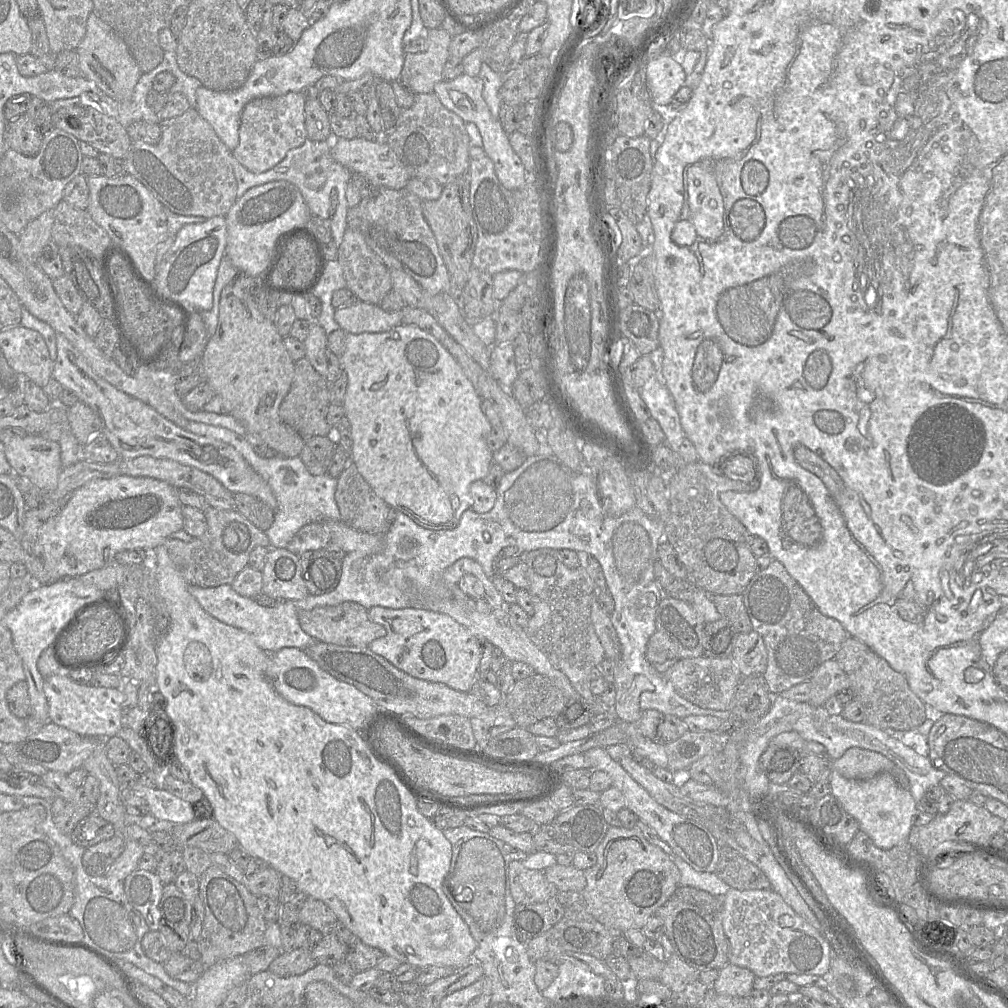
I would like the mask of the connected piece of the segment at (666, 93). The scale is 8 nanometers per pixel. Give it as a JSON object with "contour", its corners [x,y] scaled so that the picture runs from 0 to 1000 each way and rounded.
{"contour":[[[655,56],[641,64],[641,84],[650,108],[662,108],[682,73],[667,56]]]}

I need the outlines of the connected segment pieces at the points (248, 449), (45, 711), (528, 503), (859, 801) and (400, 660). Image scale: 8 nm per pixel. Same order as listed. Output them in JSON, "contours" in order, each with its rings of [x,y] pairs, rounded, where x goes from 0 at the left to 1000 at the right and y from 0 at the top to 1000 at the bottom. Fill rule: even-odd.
{"contours":[[[[187,418],[184,426],[191,431],[204,433],[218,437],[231,442],[269,483],[275,496],[275,504],[272,507],[272,518],[263,527],[268,537],[269,544],[284,544],[293,530],[303,521],[319,518],[320,516],[337,517],[337,508],[332,497],[334,474],[321,471],[310,471],[297,453],[285,454],[275,452],[272,454],[261,454],[256,452],[244,433],[237,433],[233,429],[198,419]],[[282,470],[290,472],[290,478],[281,477]]],[[[77,573],[61,574],[53,578],[36,580],[20,598],[4,612],[4,620],[10,625],[15,646],[22,656],[25,677],[31,695],[31,710],[40,717],[48,717],[49,700],[44,688],[44,673],[37,664],[41,648],[51,643],[58,629],[75,612],[85,600],[111,593],[92,580],[82,578]]],[[[539,445],[539,447],[533,451],[522,452],[521,457],[515,464],[507,468],[502,468],[494,484],[492,485],[492,489],[493,489],[493,494],[492,494],[491,500],[485,508],[474,509],[470,507],[468,504],[463,505],[462,507],[459,508],[454,521],[450,525],[445,525],[445,526],[423,525],[415,521],[410,515],[408,515],[405,511],[401,510],[400,508],[393,507],[392,515],[390,519],[388,520],[386,526],[381,530],[381,544],[377,548],[371,551],[368,551],[366,553],[361,553],[361,554],[364,554],[366,556],[368,555],[369,564],[371,565],[371,567],[373,567],[373,571],[376,571],[377,574],[378,574],[378,569],[383,567],[385,564],[396,563],[396,569],[400,568],[406,574],[406,576],[408,577],[408,580],[413,584],[415,588],[418,588],[419,591],[450,593],[447,590],[446,585],[443,583],[443,581],[439,577],[439,567],[441,566],[442,563],[447,562],[450,558],[452,558],[456,554],[464,553],[464,554],[470,555],[477,561],[481,569],[485,573],[489,573],[491,570],[491,566],[489,563],[489,557],[493,552],[495,552],[496,546],[502,542],[512,542],[518,549],[526,548],[528,546],[532,546],[535,544],[549,544],[553,546],[566,545],[572,548],[583,549],[587,551],[595,559],[596,563],[598,565],[602,582],[604,583],[607,589],[608,595],[609,595],[609,604],[605,610],[605,613],[611,625],[614,638],[615,638],[615,654],[629,670],[640,670],[649,681],[648,686],[639,686],[636,688],[635,694],[634,694],[636,703],[638,705],[643,704],[643,703],[650,703],[654,705],[655,707],[657,707],[658,709],[668,709],[675,713],[679,713],[680,711],[685,710],[685,709],[703,709],[703,710],[711,711],[715,714],[726,714],[726,707],[724,704],[714,705],[714,704],[696,702],[684,696],[679,691],[674,689],[672,686],[670,685],[669,681],[667,680],[667,678],[660,672],[659,670],[660,668],[653,667],[649,663],[649,661],[643,656],[641,652],[641,641],[642,641],[643,635],[647,631],[647,629],[652,625],[652,622],[651,622],[652,602],[659,591],[659,588],[657,584],[655,583],[654,577],[652,576],[649,570],[649,559],[652,556],[652,544],[655,538],[657,538],[659,534],[659,520],[646,515],[635,504],[631,502],[613,513],[607,513],[603,511],[598,505],[598,501],[594,494],[592,481],[591,481],[588,471],[583,466],[567,466],[566,464],[562,462],[547,446],[543,446],[543,445]]],[[[825,764],[822,779],[824,788],[834,797],[838,806],[850,814],[852,822],[861,828],[869,840],[882,843],[901,835],[911,798],[902,783],[894,781],[885,769],[876,766],[863,773],[848,774]]],[[[371,601],[365,604],[365,611],[383,624],[383,630],[369,636],[365,643],[403,669],[439,678],[457,687],[466,686],[475,674],[476,634],[445,610],[412,602],[388,604]]]]}

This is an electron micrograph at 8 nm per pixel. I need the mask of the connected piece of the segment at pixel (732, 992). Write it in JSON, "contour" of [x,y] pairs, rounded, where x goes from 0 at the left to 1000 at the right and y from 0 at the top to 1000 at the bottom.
{"contour":[[[722,955],[713,962],[706,980],[716,987],[740,989],[748,981],[749,970],[743,961]]]}

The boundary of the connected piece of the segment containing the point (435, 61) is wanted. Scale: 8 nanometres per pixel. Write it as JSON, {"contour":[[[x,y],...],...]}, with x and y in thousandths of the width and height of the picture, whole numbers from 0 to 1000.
{"contour":[[[425,29],[419,36],[423,38],[424,49],[421,52],[403,53],[396,80],[409,92],[430,92],[432,83],[440,79],[439,68],[445,59],[445,45],[448,36],[440,29]]]}

